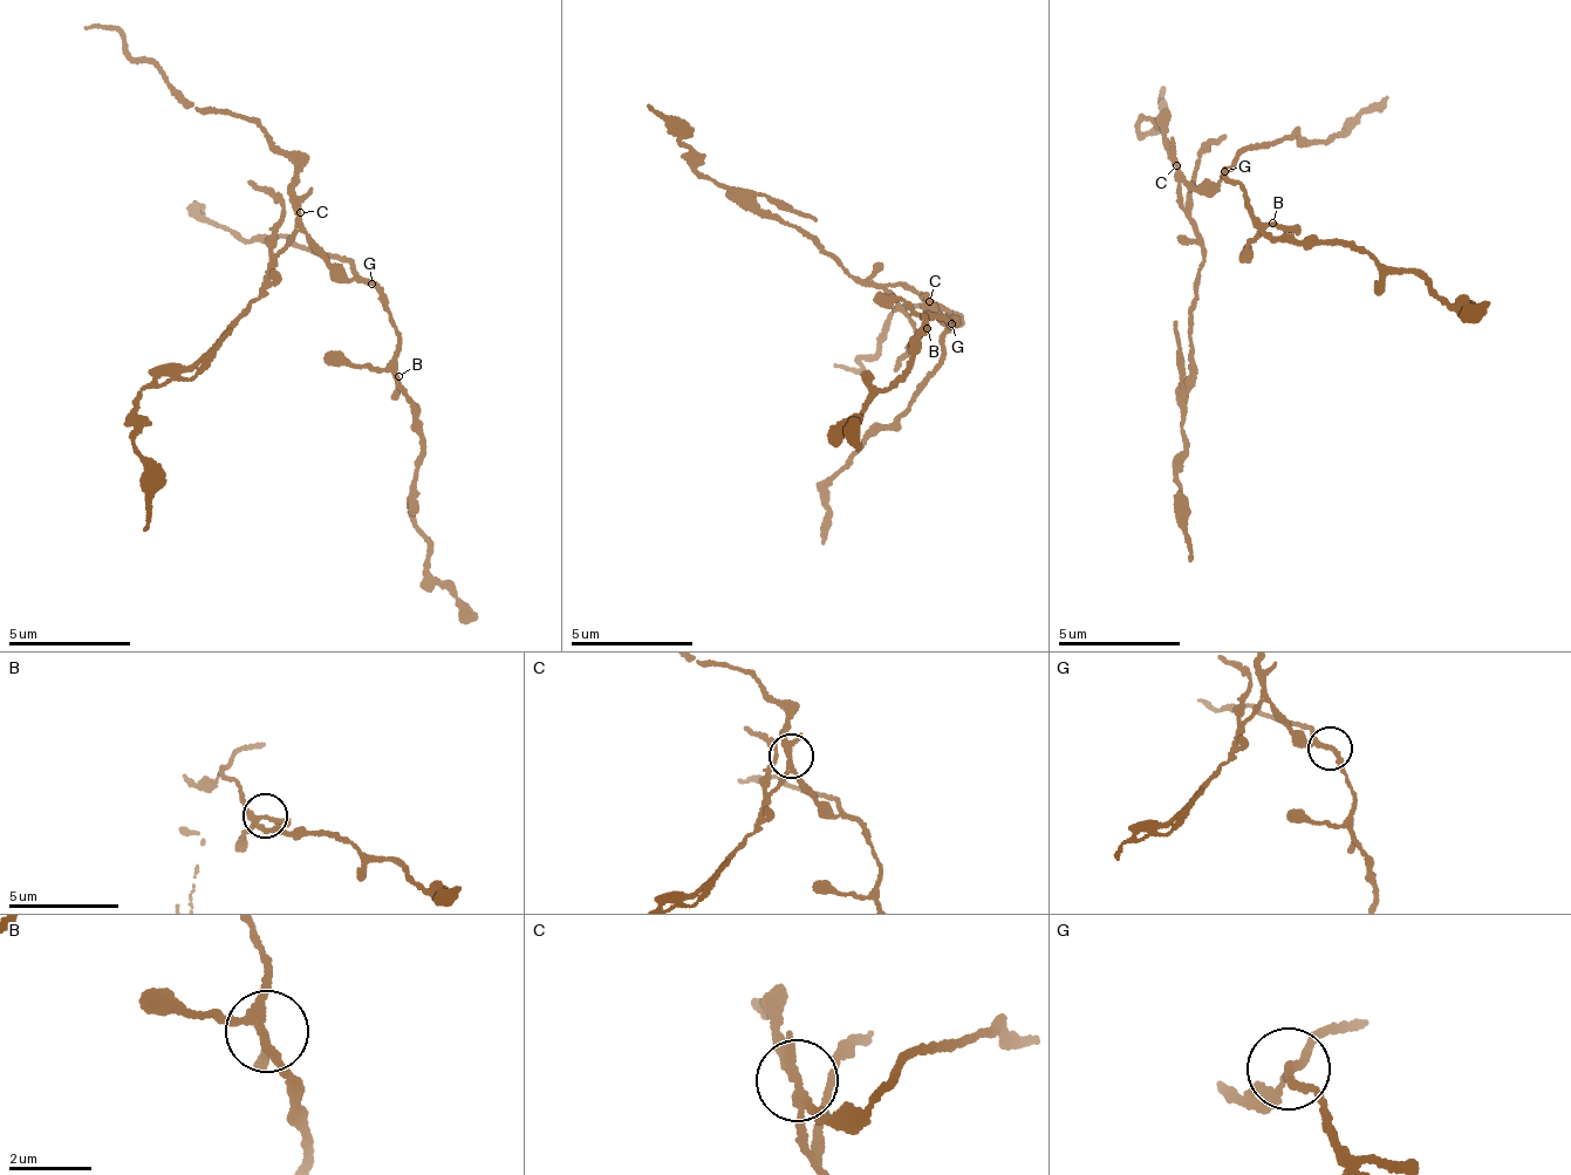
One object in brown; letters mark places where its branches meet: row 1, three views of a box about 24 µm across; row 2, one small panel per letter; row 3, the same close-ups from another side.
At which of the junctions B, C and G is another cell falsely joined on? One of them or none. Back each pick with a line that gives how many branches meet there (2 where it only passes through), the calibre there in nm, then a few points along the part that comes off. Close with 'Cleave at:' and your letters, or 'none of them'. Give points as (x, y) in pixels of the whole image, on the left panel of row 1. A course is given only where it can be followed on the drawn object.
C: branches 3; calibre 200 nm; course (298, 211), (298, 231), (264, 298), (232, 332), (136, 404), (134, 452), (147, 532)
Cleave at: C

